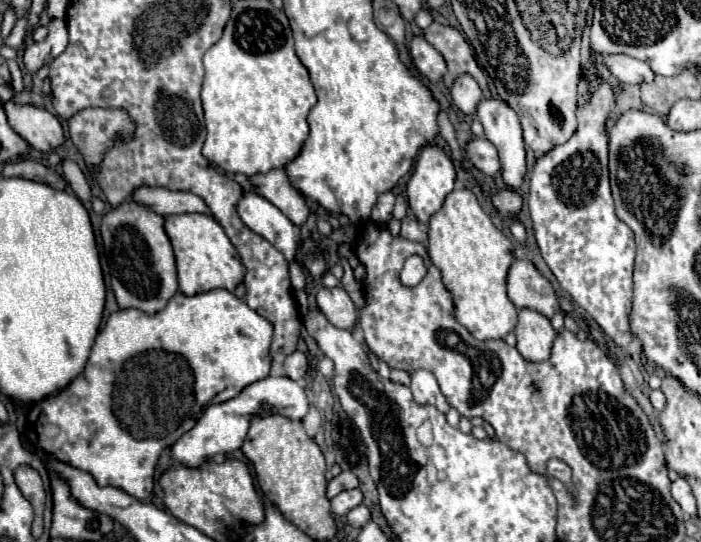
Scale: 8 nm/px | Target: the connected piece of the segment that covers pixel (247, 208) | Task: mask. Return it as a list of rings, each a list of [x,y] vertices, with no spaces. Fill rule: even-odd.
[[[244,192],[238,204],[238,214],[252,232],[266,238],[288,262],[296,258],[300,248],[300,228],[294,226],[272,202],[254,192]]]

